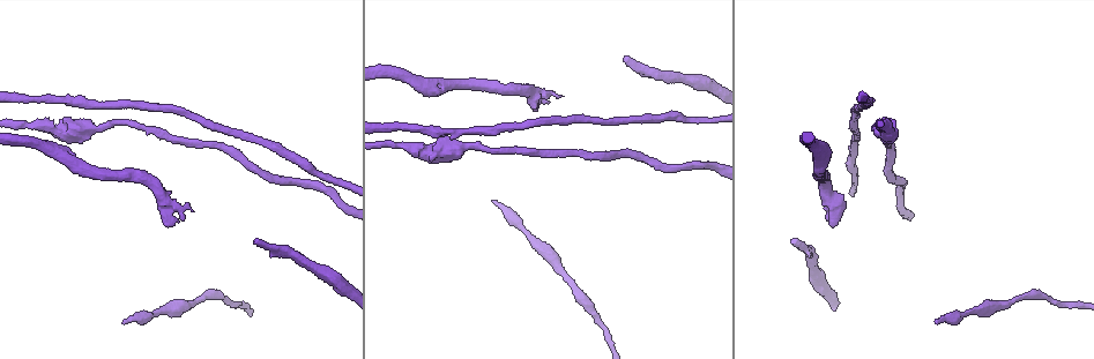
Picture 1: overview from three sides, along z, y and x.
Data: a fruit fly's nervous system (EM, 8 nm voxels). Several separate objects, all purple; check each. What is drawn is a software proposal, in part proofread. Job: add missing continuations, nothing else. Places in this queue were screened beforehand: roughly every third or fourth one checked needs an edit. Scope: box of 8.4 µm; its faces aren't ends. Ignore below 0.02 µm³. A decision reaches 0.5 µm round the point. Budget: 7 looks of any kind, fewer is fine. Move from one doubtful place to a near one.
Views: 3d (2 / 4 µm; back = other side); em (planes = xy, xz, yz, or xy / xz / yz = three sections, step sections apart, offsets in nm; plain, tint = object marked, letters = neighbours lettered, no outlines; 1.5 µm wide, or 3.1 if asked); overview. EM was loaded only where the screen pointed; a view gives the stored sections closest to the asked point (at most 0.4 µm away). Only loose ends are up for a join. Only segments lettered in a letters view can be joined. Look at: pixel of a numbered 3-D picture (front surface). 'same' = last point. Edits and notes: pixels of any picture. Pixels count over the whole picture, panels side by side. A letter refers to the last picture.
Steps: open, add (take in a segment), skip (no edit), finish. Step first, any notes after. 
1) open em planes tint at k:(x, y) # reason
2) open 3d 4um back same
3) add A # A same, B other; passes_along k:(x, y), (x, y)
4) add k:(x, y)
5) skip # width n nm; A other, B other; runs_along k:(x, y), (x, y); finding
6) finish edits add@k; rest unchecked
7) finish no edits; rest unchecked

open em planes letters at 1:(623, 58) # free end

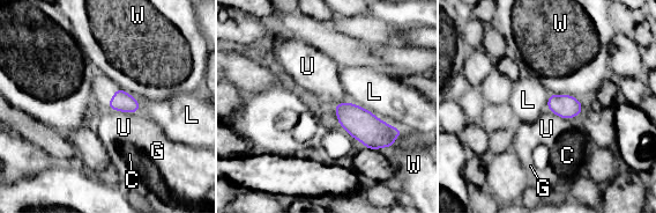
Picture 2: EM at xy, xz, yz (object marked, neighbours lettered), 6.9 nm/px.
skip # C other, G other, L other, U other, W other; border 2:(114, 109), (132, 114); none of them fits

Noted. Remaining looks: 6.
open 3d 2um back at 1:(495, 200) # an open end

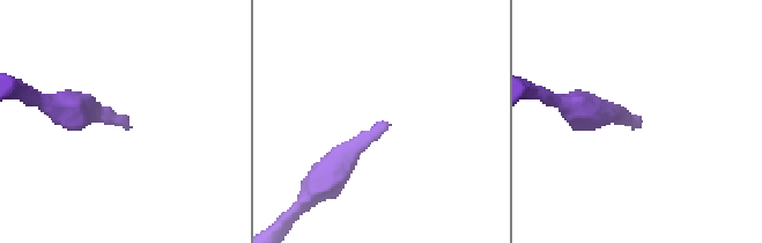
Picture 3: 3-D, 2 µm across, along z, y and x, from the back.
open em planes plain at 3:(641, 125) # shape alone is not enough

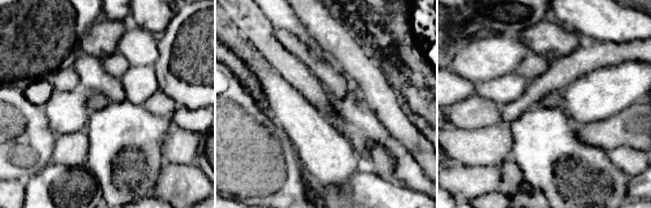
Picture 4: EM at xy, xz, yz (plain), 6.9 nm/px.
open em planes letters same # see the neighbours

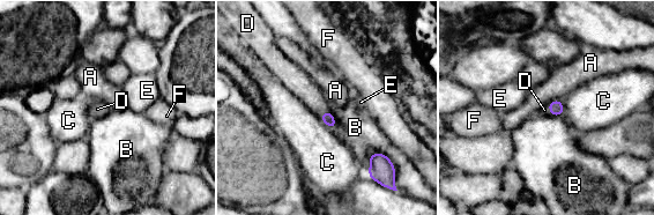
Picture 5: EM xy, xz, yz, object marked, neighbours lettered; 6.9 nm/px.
add 5:(301, 84) # A other, B other, C other, D same, E other, F other; passes_along 5:(326, 117), (324, 112), (301, 84); it goes on there

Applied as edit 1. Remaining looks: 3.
open overview

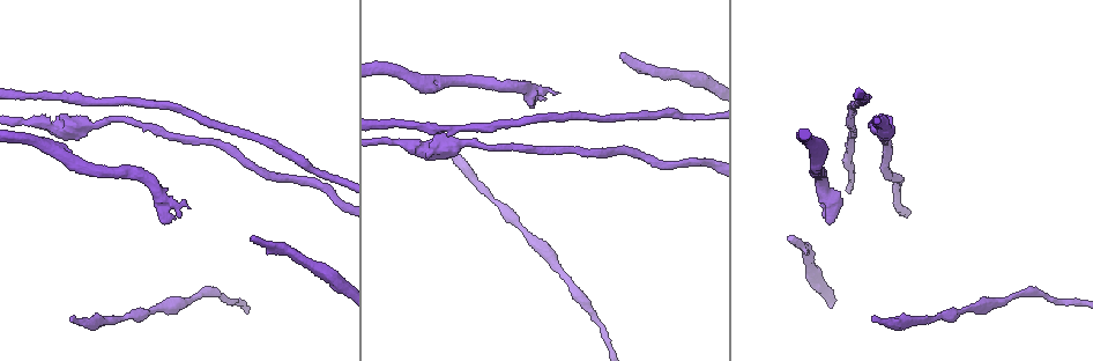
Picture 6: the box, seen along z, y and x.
open em 3.1um planes letters at 6:(187, 207) # free end

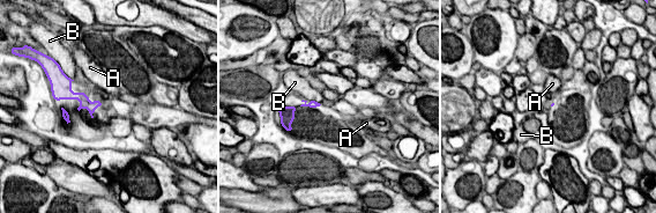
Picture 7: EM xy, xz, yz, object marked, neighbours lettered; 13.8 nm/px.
skip # A other, B other; border 7:(311, 100), (319, 103); no lettered segment goes on from it

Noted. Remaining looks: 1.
finish edits add@5; rest unchecked

